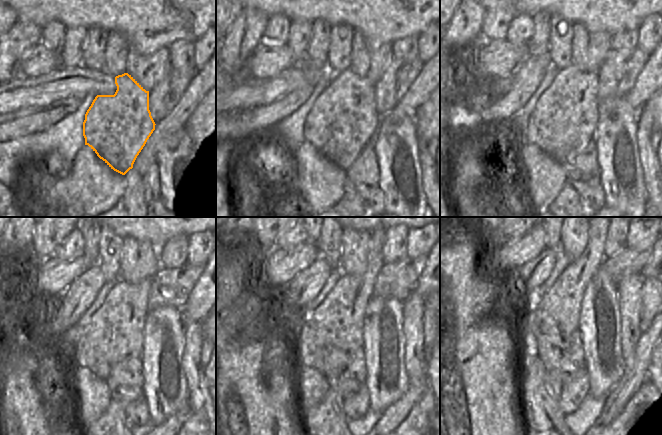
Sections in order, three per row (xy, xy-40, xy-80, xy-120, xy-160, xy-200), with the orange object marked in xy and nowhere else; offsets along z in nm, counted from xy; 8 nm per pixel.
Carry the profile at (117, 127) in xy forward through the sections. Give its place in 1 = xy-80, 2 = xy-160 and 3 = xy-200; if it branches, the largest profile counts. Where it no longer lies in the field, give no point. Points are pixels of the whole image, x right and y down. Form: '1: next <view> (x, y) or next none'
1: next xy-80 (563, 122)
2: next xy-160 (332, 335)
3: next xy-200 (548, 333)

